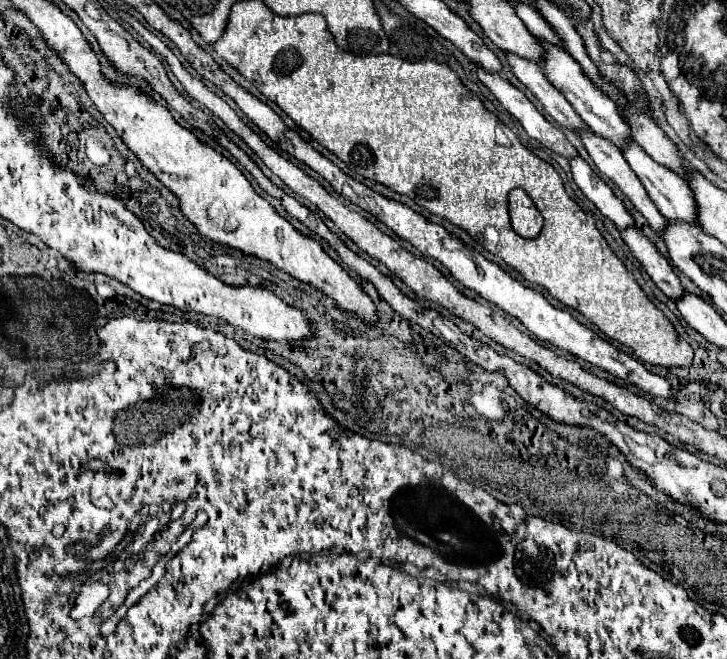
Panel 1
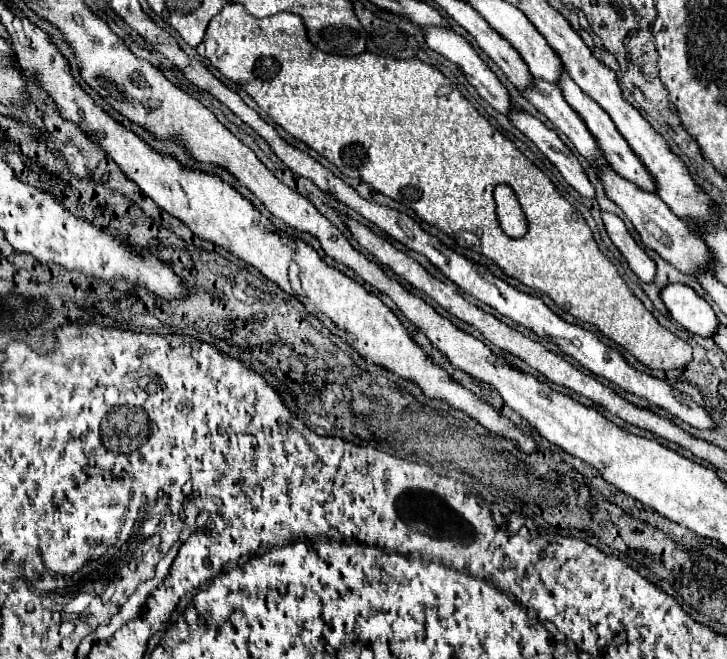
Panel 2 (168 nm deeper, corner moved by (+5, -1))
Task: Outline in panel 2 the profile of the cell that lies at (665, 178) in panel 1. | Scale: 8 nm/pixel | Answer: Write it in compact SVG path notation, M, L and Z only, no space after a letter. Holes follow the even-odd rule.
M564 72L564 74L560 76L560 84L558 84L560 90L562 90L562 96L564 96L564 100L572 106L572 110L584 120L584 124L588 126L590 134L594 136L594 140L596 140L602 156L606 156L608 164L610 164L616 172L620 172L620 176L626 176L628 180L632 180L636 186L640 186L640 188L644 188L644 190L648 190L648 192L656 192L656 186L654 186L652 176L648 176L648 170L644 170L644 164L640 164L640 160L636 158L636 154L632 152L632 148L628 146L628 142L618 134L612 118L610 118L590 96L586 96L586 94L580 90L580 86L578 86L570 76L566 76L566 74L568 74L568 72Z

